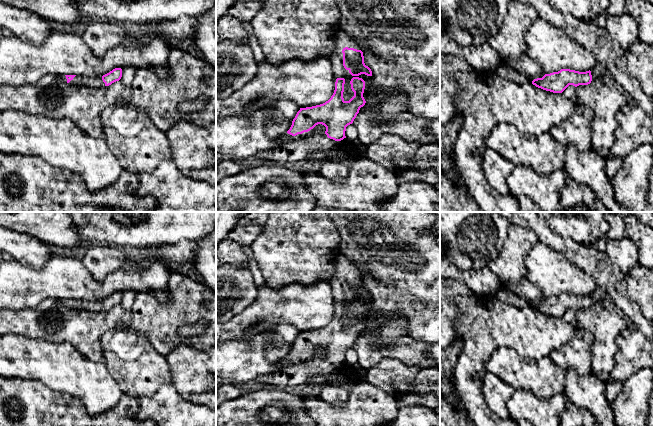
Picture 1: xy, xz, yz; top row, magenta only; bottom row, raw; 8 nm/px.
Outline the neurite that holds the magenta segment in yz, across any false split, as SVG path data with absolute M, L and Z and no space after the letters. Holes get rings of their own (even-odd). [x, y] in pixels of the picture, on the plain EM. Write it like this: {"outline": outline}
{"outline": "M597 287L591 295L579 296L570 293L561 293L558 296L545 298L542 302L534 303L532 308L546 315L562 317L569 309L575 311L588 309L592 304L598 303L605 298L607 298L607 294Z"}

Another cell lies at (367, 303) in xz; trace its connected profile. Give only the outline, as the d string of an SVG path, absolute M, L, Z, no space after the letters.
M361 298L359 300L353 300L353 301L362 302L365 305L365 313L364 313L363 321L364 321L364 323L366 325L367 322L369 321L370 316L371 316L372 300L367 300L365 298Z

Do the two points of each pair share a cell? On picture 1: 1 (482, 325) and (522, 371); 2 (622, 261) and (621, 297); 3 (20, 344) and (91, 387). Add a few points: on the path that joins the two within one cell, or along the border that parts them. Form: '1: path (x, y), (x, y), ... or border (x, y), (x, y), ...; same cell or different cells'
1: border (523, 358), (512, 349), (498, 347), (484, 362); different cells
2: border (607, 256), (624, 274); different cells
3: path (38, 359), (73, 373); same cell

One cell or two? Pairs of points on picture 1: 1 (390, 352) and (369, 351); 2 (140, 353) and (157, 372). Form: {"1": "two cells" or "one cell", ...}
{"1": "one cell", "2": "one cell"}

